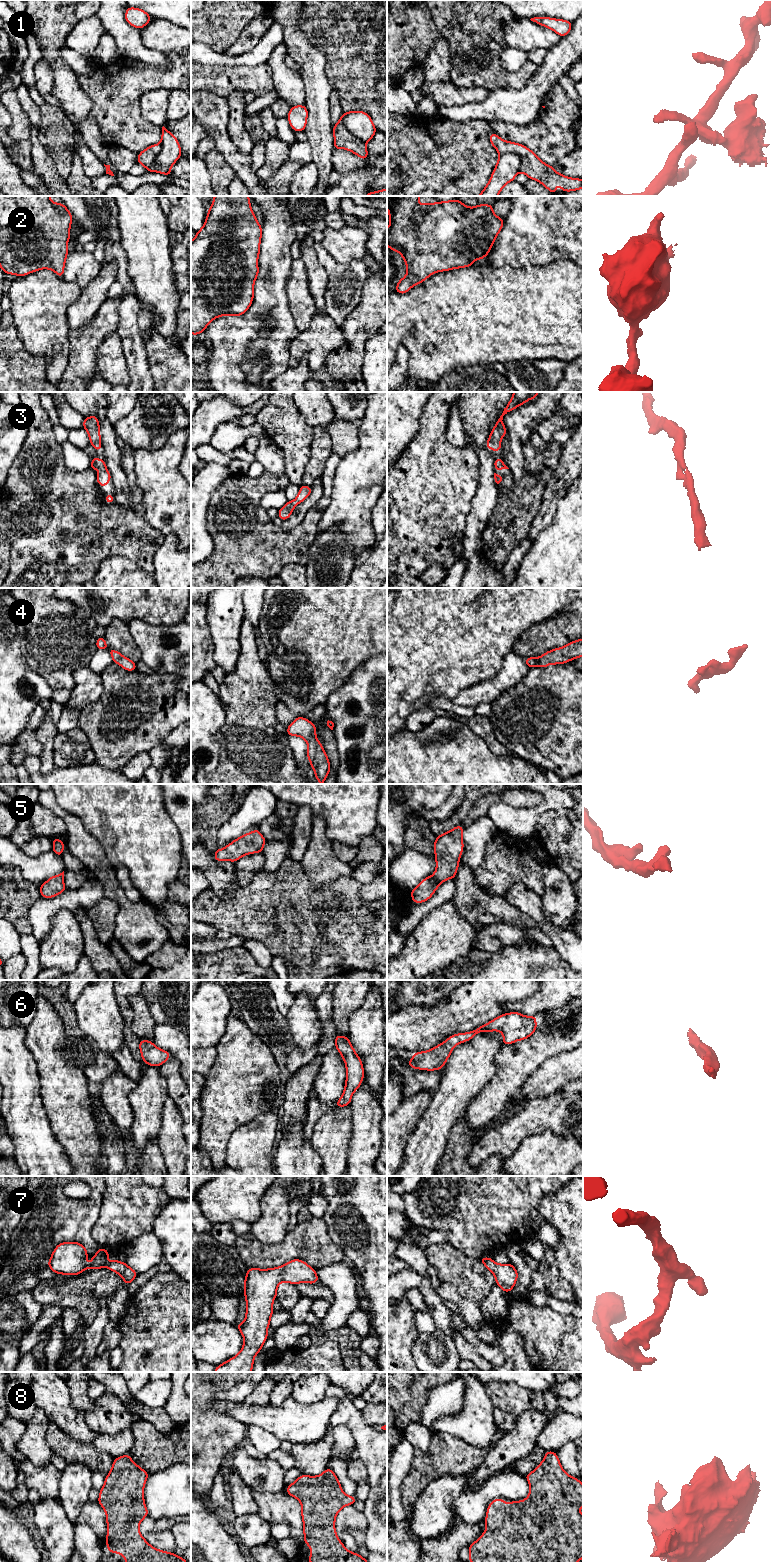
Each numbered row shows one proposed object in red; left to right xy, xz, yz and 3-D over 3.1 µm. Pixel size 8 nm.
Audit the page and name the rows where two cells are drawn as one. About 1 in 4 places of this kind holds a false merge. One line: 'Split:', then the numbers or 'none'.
Split: 1

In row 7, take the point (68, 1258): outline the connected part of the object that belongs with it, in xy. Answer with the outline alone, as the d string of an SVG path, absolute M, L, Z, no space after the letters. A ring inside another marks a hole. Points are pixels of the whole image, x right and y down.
M61 1242L55 1247L47 1265L55 1274L70 1276L80 1275L87 1268L95 1270L106 1267L119 1274L123 1278L125 1286L127 1286L136 1278L138 1273L125 1262L120 1262L116 1259L107 1263L106 1261L110 1253L100 1247L92 1257L92 1262L87 1264L86 1258L88 1253L83 1244L78 1242Z

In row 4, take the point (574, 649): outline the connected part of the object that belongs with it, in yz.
M583 638L571 641L566 646L547 651L540 657L525 658L525 663L527 668L535 666L545 668L550 664L565 664L581 656L583 656Z

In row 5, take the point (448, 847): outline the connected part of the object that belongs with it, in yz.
M459 825L436 837L433 845L436 870L433 875L424 878L416 888L410 891L413 903L427 901L440 884L445 880L455 878L464 848L463 829L464 827Z

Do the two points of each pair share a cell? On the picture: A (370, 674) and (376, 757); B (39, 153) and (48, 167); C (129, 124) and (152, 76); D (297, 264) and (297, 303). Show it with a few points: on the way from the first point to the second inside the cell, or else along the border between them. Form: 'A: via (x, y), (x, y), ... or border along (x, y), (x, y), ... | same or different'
A: via (376, 695), (376, 736) | same
B: via (40, 156), (45, 164) | same
C: via (129, 112), (131, 97), (140, 88) | same
D: via (297, 274), (297, 293) | same

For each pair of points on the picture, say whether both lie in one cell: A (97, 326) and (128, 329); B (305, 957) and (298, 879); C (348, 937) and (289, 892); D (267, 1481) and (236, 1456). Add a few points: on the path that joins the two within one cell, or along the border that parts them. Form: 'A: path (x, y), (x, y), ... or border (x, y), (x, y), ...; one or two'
A: border (119, 305), (118, 325), (115, 330); two
B: path (305, 938), (305, 927), (298, 920), (298, 898); one
C: path (333, 928), (326, 921), (317, 920), (304, 907); one
D: path (261, 1475), (256, 1474), (244, 1464); one

